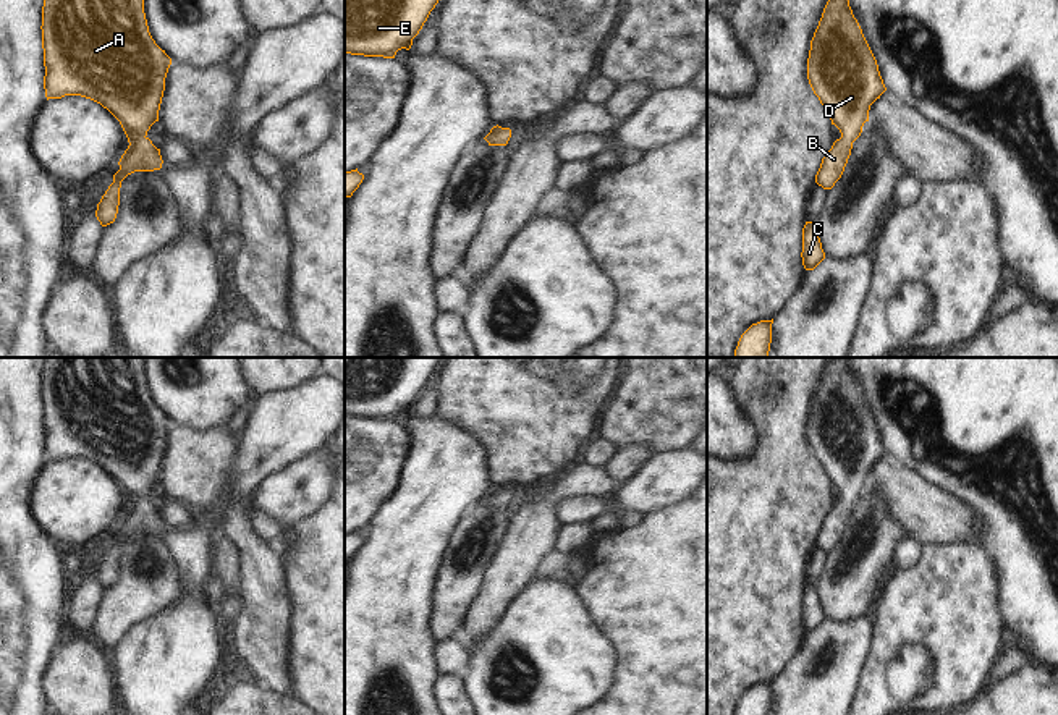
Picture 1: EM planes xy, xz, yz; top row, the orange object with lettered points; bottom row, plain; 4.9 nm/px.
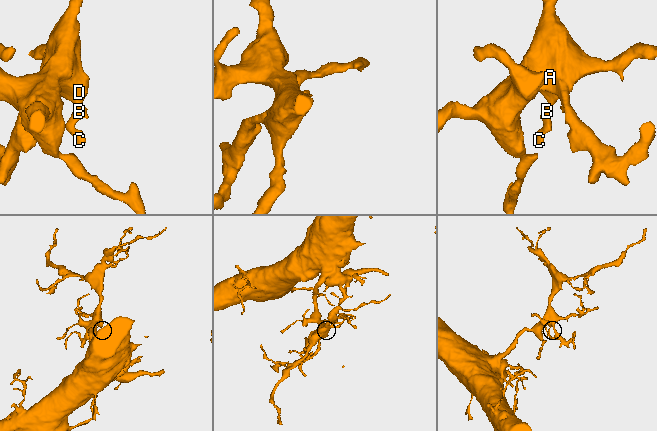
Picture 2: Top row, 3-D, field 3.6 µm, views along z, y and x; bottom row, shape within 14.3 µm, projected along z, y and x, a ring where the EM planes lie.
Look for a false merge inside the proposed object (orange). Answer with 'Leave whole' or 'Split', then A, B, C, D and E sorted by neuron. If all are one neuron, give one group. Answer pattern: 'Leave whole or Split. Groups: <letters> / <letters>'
Leave whole. Groups: A B C D E.

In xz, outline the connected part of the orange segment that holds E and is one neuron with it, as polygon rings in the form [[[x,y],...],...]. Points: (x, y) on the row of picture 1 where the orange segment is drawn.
[[[345,0],[345,53],[395,58],[401,49],[409,50],[438,0]]]

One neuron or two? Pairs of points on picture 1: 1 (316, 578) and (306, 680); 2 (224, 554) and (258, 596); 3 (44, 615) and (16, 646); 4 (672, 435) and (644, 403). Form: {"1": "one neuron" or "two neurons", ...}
{"1": "one neuron", "2": "two neurons", "3": "one neuron", "4": "one neuron"}

